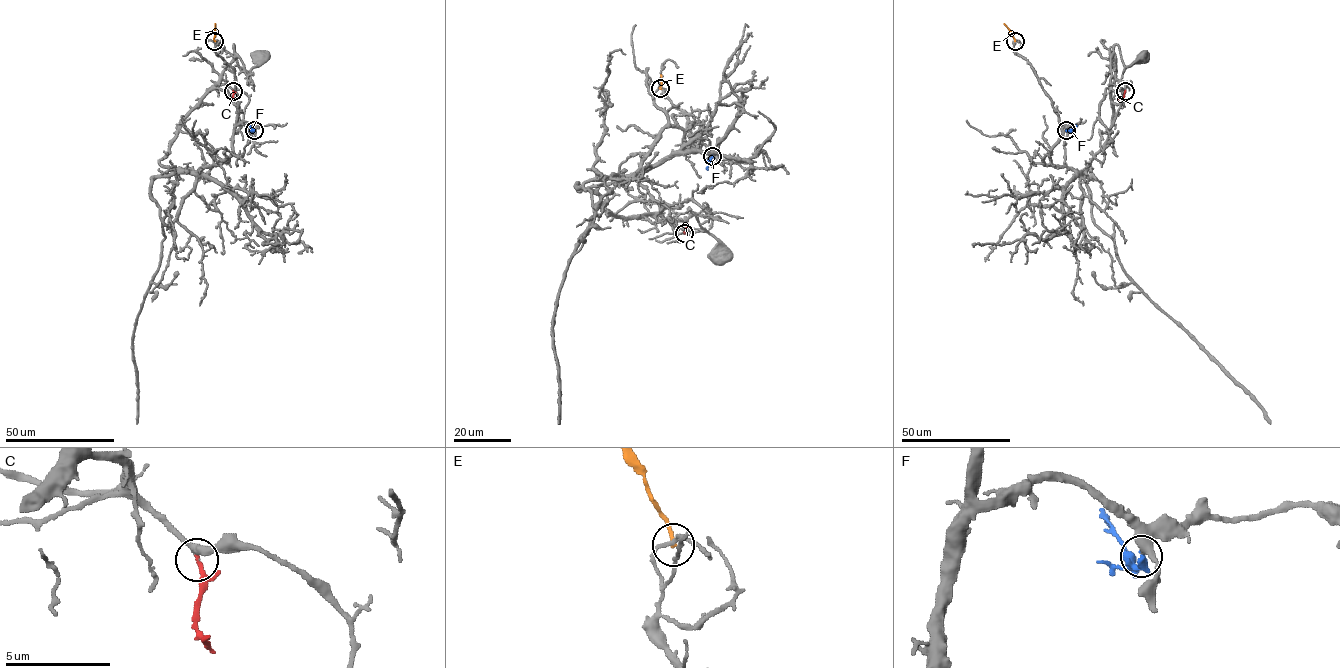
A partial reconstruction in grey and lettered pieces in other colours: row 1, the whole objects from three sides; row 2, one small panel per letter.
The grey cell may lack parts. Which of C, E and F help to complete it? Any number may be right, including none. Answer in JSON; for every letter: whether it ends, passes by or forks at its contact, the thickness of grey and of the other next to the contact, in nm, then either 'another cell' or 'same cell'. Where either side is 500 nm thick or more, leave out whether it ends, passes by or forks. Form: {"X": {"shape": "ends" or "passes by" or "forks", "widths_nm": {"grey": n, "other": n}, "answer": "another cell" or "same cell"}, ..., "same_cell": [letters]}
{"C": {"shape": "ends", "widths_nm": {"grey": 280, "other": 240}, "answer": "same cell"}, "E": {"shape": "ends", "widths_nm": {"grey": 150, "other": 180}, "answer": "another cell"}, "F": {"shape": "ends", "widths_nm": {"grey": 440, "other": 400}, "answer": "another cell"}, "same_cell": ["C"]}

